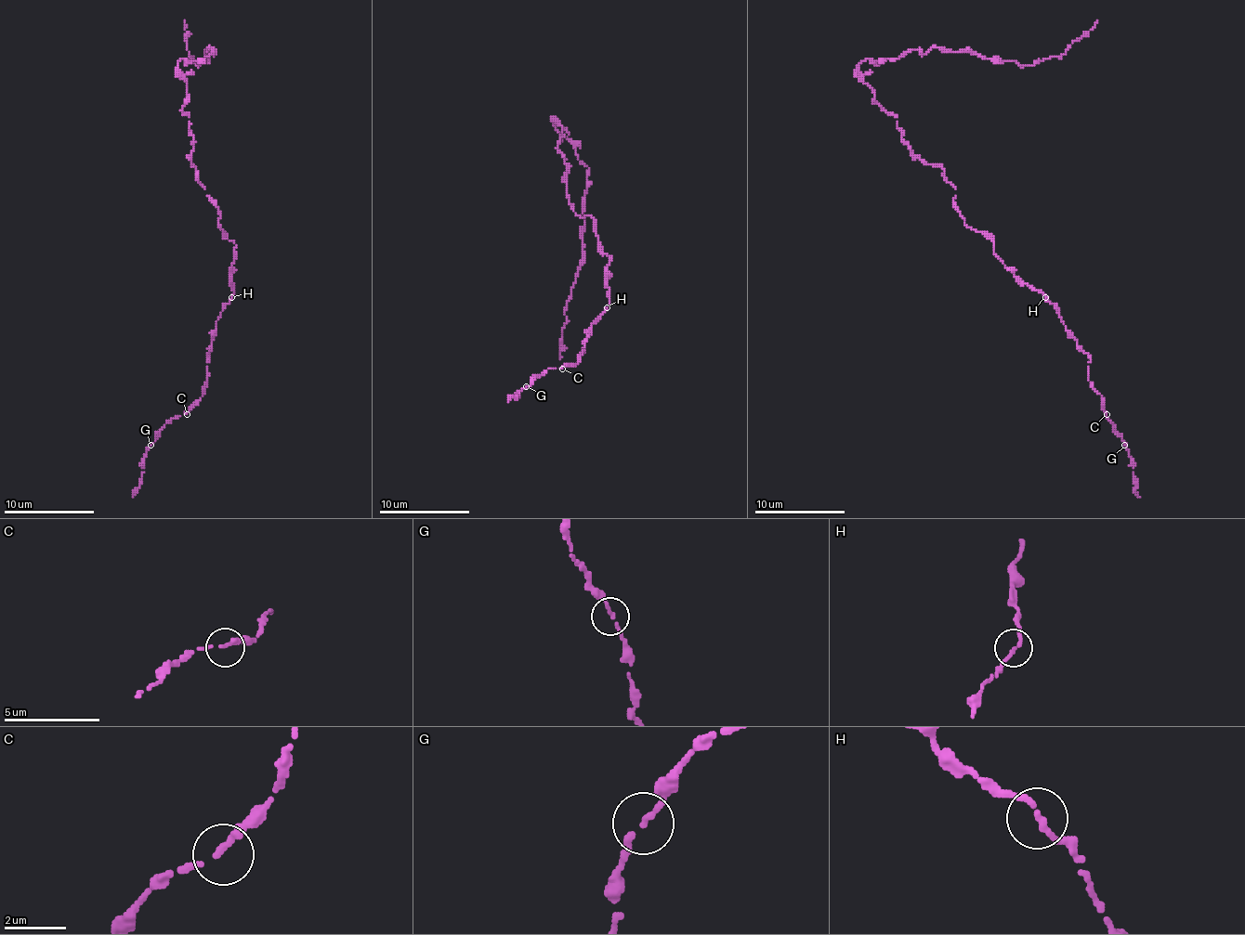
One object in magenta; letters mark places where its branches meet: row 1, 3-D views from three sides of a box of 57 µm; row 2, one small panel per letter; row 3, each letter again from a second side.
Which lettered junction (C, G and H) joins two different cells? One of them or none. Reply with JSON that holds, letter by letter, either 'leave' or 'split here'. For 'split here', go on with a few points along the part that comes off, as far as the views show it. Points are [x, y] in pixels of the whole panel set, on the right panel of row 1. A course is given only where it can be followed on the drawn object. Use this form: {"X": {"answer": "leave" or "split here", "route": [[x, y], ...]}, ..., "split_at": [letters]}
{"C": {"answer": "leave"}, "G": {"answer": "leave"}, "H": {"answer": "leave"}, "split_at": []}

